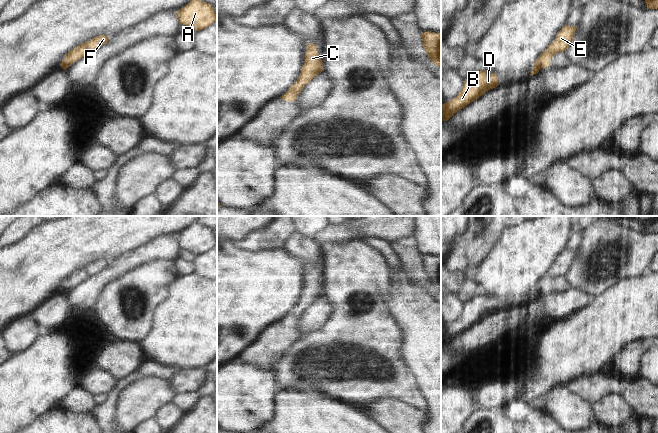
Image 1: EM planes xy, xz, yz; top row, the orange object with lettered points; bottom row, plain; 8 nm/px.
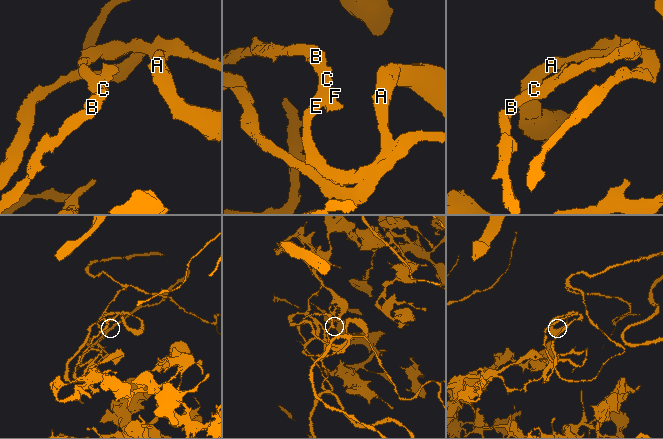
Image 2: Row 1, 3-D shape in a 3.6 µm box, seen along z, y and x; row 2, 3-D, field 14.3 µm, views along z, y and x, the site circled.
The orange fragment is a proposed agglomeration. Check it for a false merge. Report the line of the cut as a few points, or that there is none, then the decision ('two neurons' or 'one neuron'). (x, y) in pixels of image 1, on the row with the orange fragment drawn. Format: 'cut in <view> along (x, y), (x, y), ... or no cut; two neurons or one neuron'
no cut; one neuron

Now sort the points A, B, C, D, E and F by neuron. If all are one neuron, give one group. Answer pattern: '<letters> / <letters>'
A B C D E F

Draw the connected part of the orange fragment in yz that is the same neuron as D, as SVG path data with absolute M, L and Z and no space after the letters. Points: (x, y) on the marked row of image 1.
M485 69L471 75L469 78L465 79L461 91L454 99L441 104L441 121L449 120L457 111L498 85L496 74Z

